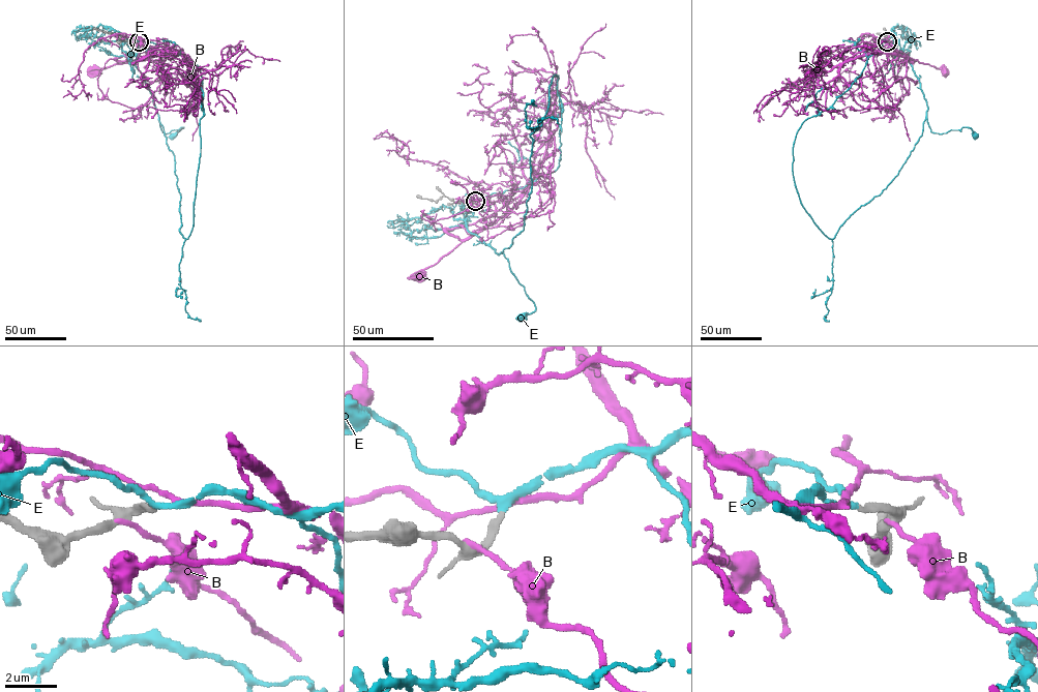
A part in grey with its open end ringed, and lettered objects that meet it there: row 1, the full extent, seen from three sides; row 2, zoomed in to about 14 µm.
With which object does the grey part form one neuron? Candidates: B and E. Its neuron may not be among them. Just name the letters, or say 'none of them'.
E

